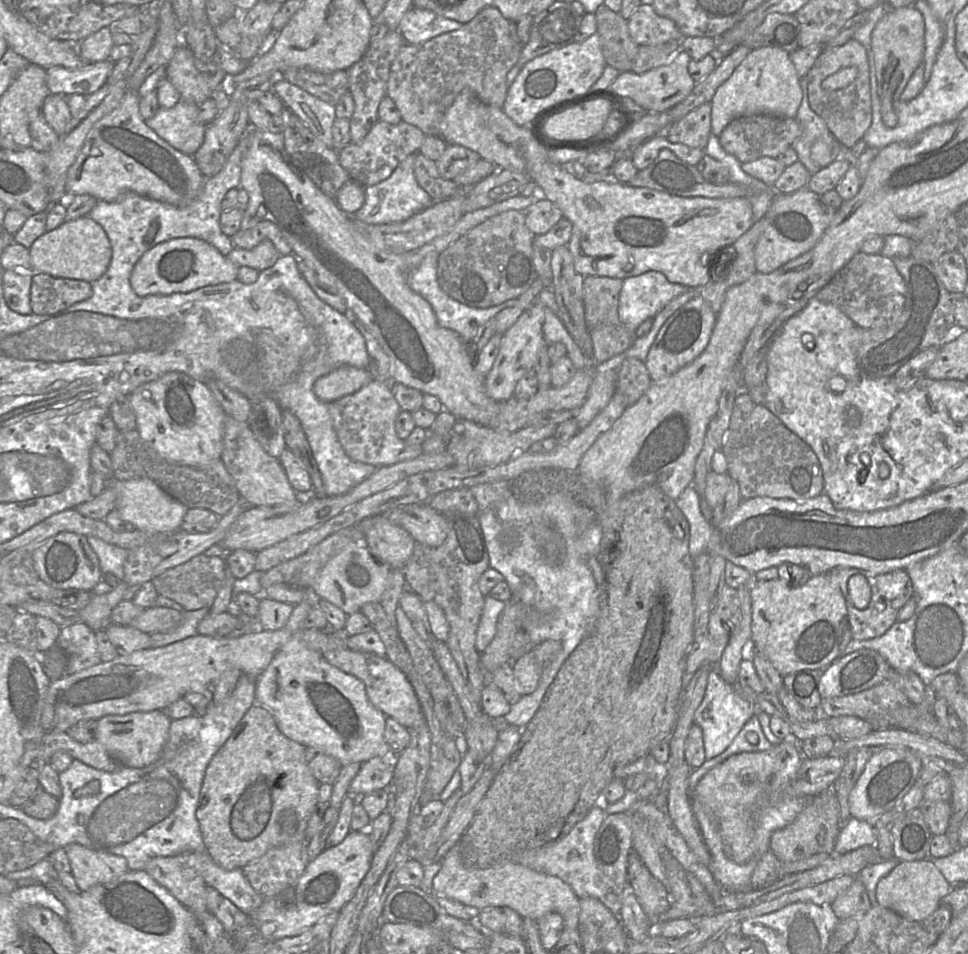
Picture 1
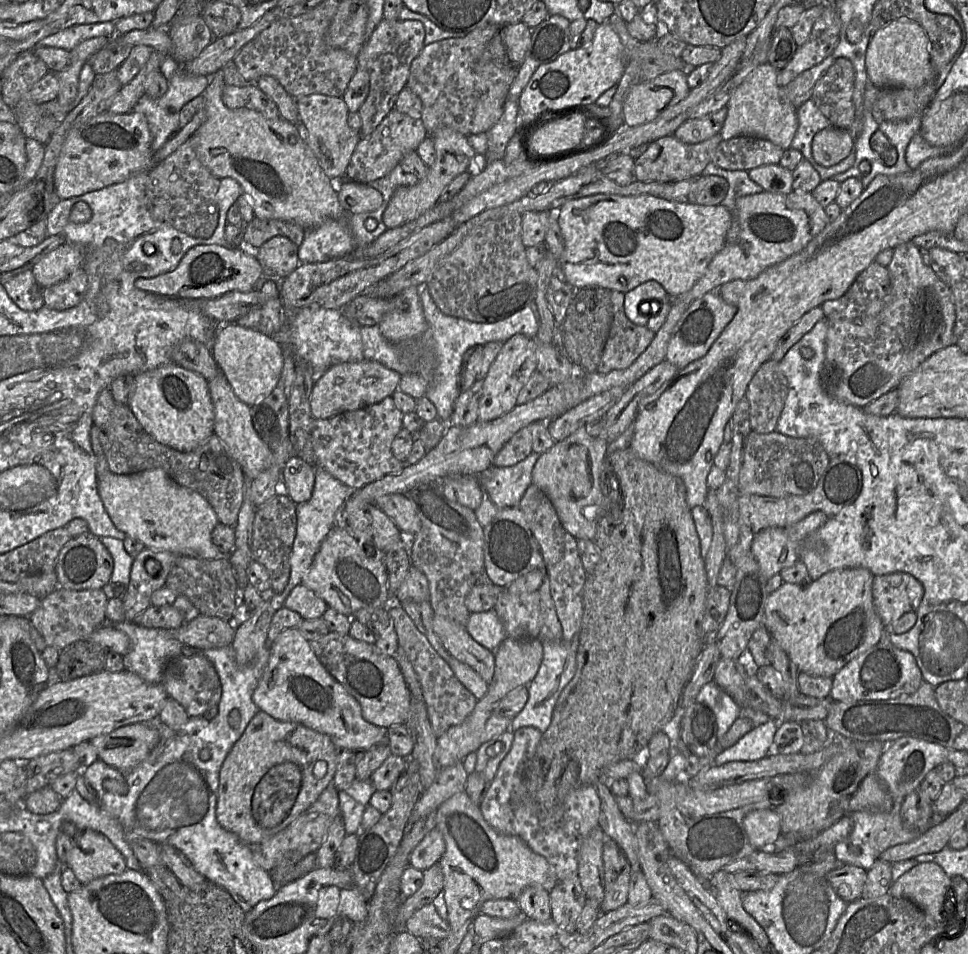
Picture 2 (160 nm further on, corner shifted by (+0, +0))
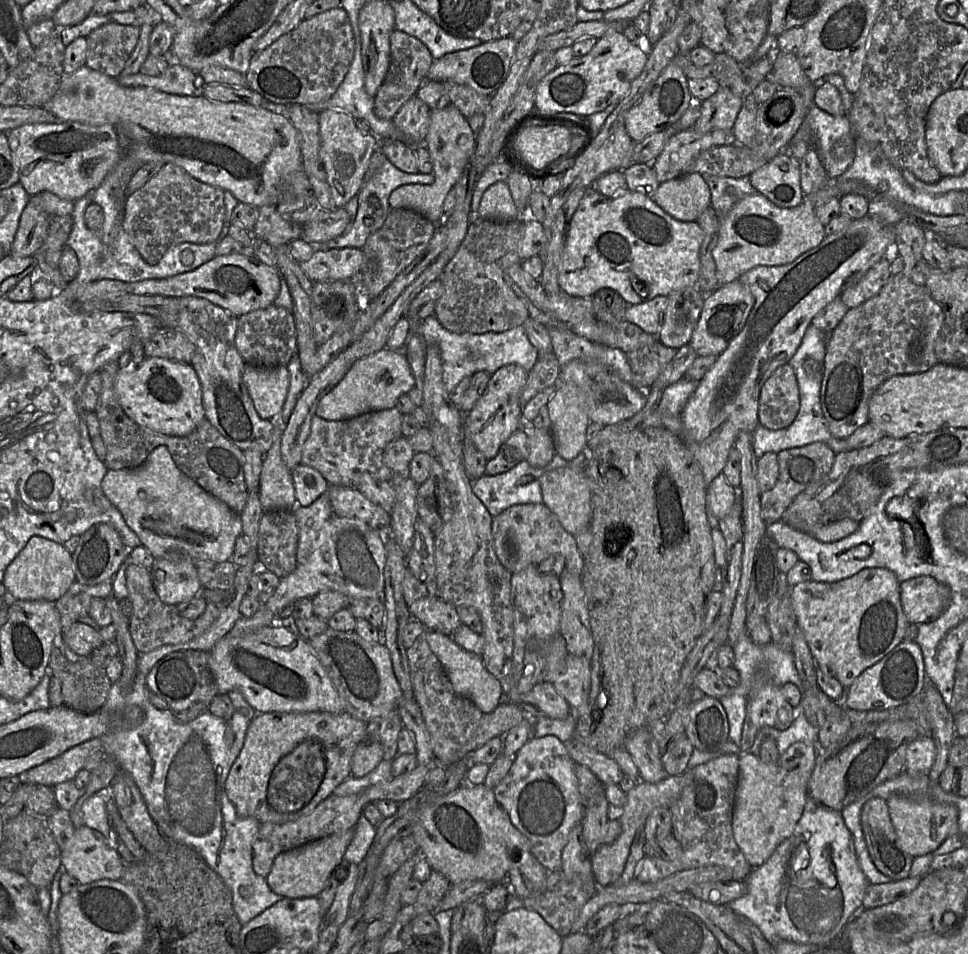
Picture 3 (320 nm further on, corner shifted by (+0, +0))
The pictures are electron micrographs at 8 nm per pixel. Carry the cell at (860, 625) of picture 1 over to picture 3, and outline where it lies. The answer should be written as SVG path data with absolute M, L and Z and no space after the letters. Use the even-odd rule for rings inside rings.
M930 576L900 582L901 606L909 623L916 625L937 619L951 600L948 586Z

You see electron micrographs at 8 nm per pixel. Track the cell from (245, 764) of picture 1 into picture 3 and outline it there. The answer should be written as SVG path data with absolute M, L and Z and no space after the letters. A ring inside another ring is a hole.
M346 711L341 713L329 712L266 712L257 713L251 721L243 747L234 761L225 781L225 791L240 817L255 818L263 823L286 823L310 813L320 802L333 794L334 789L351 775L351 761L357 746L368 738L367 723L354 718Z

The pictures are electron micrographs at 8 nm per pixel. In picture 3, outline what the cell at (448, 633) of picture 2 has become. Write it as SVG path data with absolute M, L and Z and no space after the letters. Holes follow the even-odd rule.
M438 595L420 598L409 606L411 616L419 620L428 631L451 635L461 624L455 606L445 602Z

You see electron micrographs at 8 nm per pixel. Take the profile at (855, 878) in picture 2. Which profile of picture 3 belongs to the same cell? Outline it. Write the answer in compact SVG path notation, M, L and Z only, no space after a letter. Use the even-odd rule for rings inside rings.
M907 877L888 883L870 883L865 891L862 906L865 909L889 904L913 892L920 884L922 877Z

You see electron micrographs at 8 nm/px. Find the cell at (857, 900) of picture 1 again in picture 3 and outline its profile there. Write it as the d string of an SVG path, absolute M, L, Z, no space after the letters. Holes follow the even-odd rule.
M875 797L861 811L861 825L870 858L893 881L909 877L914 857L906 853L890 819L888 801Z

